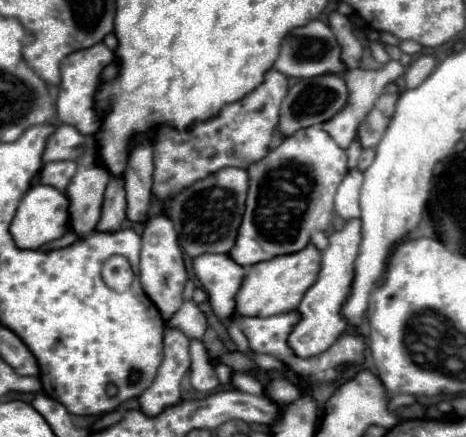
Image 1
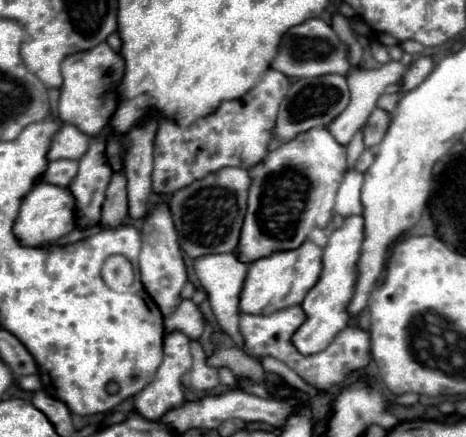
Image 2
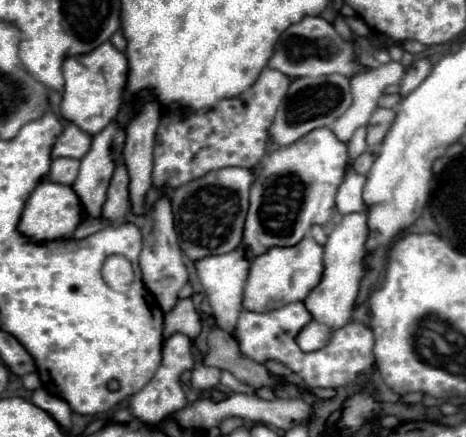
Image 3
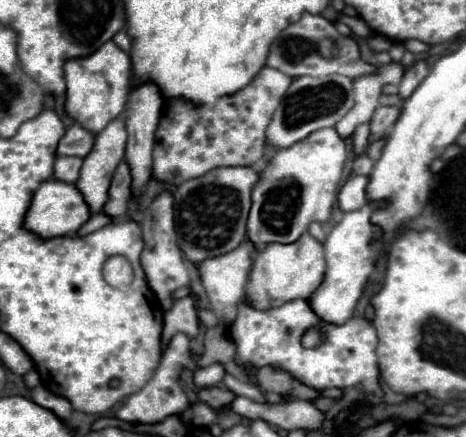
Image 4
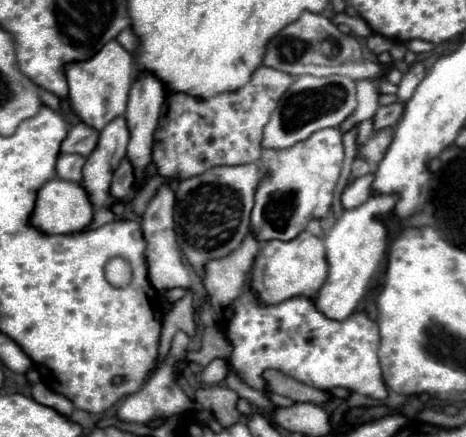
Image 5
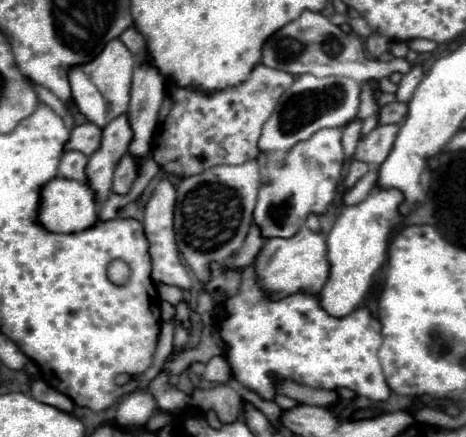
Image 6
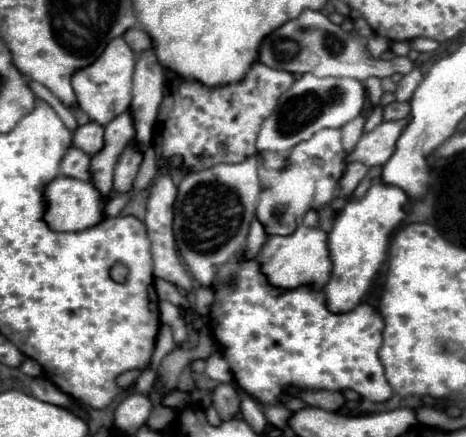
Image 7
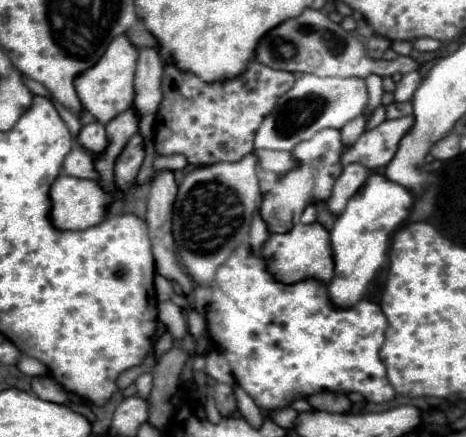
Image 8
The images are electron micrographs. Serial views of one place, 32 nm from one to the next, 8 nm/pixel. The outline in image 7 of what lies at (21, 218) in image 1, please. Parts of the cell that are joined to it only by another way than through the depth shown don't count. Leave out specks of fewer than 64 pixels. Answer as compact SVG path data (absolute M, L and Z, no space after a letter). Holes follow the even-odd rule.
M58 176L54 182L48 184L46 188L46 214L44 220L48 226L56 232L76 232L76 230L86 230L96 226L98 222L104 220L102 214L102 194L94 186L94 182L84 182L76 180L70 176ZM58 180L58 182L56 182Z

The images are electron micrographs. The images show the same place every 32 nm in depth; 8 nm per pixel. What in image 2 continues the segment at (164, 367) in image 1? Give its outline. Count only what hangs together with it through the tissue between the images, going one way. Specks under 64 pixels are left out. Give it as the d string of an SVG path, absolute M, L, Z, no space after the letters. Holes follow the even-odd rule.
M172 332L164 336L164 360L154 376L154 380L140 392L134 396L134 412L146 420L160 420L166 412L180 408L186 400L184 400L184 392L182 392L182 384L180 378L182 374L192 366L192 356L190 356L190 338L182 332Z

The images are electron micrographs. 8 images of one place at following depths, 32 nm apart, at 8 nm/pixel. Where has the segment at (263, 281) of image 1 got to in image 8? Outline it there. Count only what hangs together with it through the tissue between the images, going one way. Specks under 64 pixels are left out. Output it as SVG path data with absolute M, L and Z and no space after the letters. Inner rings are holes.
M318 222L294 224L292 230L284 234L270 234L266 244L262 246L262 252L268 252L268 256L276 256L276 260L272 260L272 272L276 272L280 280L300 280L300 276L316 276L318 280L324 280L324 284L328 284L334 276L330 234Z

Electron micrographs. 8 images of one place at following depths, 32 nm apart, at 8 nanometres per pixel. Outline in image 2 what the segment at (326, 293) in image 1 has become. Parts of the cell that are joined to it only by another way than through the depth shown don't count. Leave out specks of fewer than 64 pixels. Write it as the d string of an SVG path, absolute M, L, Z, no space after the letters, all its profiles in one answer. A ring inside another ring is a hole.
M362 216L344 218L342 226L330 234L328 244L324 248L320 280L306 294L306 298L302 302L302 308L306 312L308 320L298 328L296 336L292 338L292 342L296 344L296 348L302 354L316 354L316 352L324 350L334 340L336 332L340 332L342 328L348 326L348 322L350 322L348 306L350 306L350 302L354 298L354 290L356 290L358 258L360 258L360 250L362 250L362 240L364 240L364 218Z

